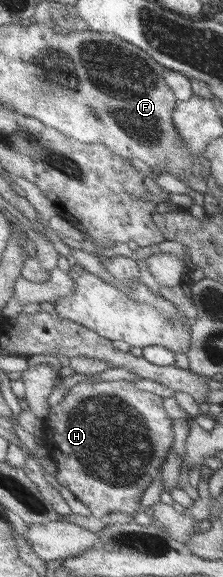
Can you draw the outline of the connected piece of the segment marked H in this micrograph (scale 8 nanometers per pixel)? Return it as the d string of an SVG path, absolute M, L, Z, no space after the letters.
M127 380L118 381L99 381L99 383L93 382L82 382L75 387L71 387L68 394L63 397L61 403L53 405L51 407L51 414L45 419L48 431L50 433L50 445L48 446L51 459L57 465L57 481L63 486L67 487L85 507L89 508L89 512L94 517L103 517L107 512L114 513L119 511L120 513L136 513L139 509L139 502L141 502L141 497L145 494L145 487L153 481L153 477L159 475L166 458L168 457L172 444L174 441L174 421L163 407L163 398L154 395L153 393L147 393L140 391L138 387L133 385L132 382Z

